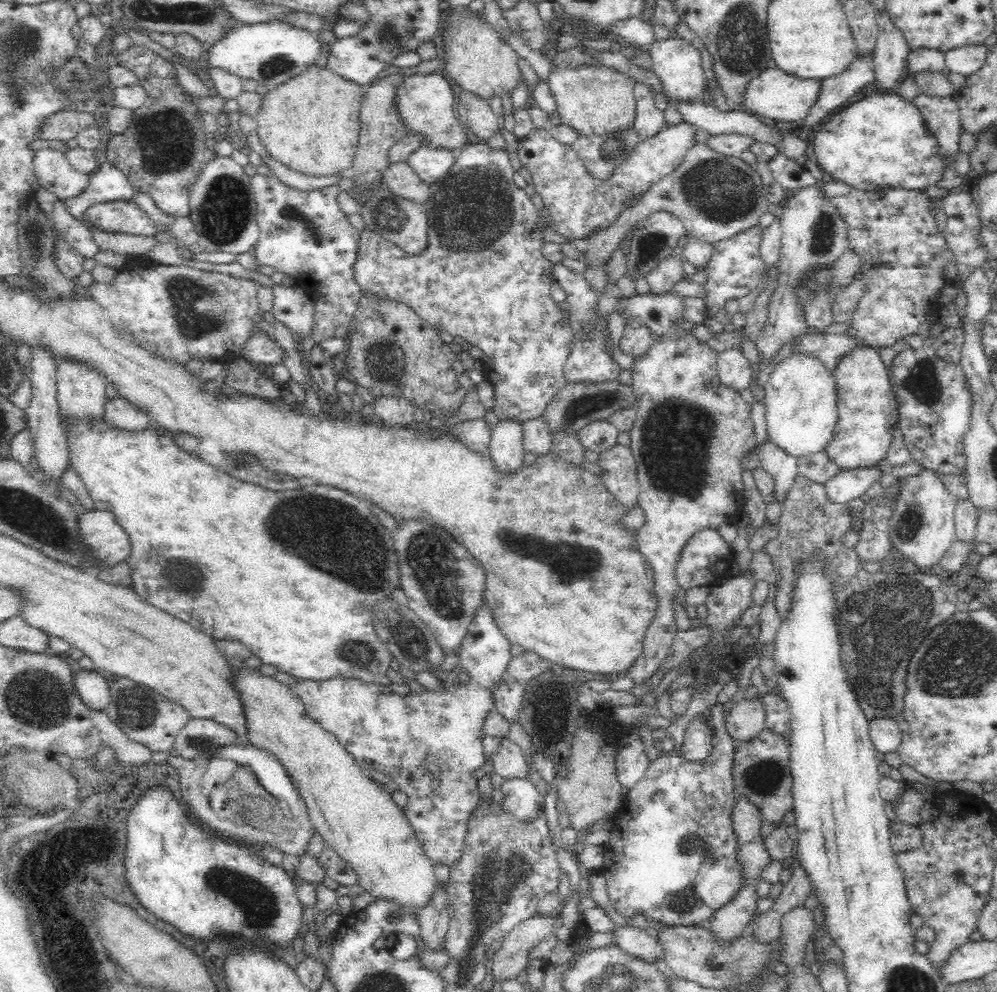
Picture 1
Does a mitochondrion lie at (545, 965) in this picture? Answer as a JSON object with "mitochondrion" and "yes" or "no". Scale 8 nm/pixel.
{"mitochondrion":"no"}

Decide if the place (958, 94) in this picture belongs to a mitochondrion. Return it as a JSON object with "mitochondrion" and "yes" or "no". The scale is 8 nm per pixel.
{"mitochondrion":"no"}

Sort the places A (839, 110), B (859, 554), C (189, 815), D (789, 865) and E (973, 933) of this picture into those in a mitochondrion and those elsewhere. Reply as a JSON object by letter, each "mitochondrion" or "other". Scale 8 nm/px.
{"A":"other","B":"other","C":"other","D":"other","E":"other"}

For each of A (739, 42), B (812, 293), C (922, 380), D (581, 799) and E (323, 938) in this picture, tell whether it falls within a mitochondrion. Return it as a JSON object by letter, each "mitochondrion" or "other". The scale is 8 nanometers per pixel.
{"A":"mitochondrion","B":"mitochondrion","C":"mitochondrion","D":"other","E":"other"}

